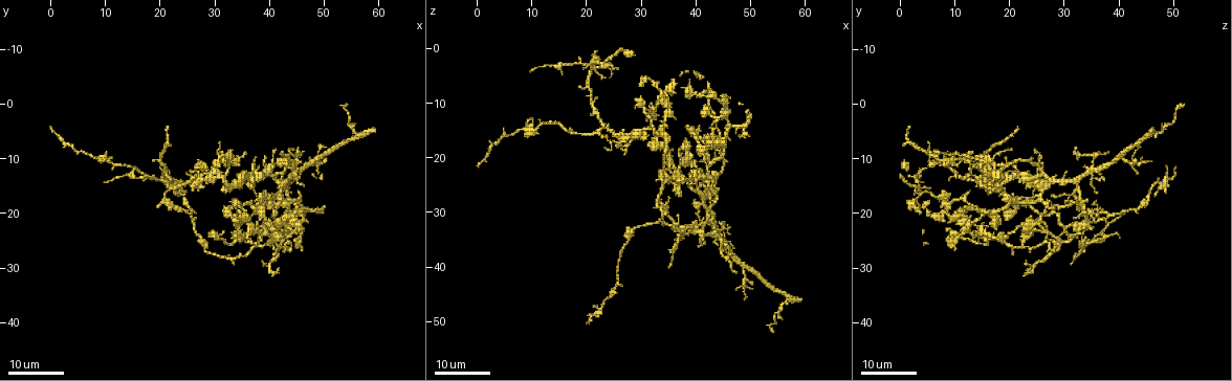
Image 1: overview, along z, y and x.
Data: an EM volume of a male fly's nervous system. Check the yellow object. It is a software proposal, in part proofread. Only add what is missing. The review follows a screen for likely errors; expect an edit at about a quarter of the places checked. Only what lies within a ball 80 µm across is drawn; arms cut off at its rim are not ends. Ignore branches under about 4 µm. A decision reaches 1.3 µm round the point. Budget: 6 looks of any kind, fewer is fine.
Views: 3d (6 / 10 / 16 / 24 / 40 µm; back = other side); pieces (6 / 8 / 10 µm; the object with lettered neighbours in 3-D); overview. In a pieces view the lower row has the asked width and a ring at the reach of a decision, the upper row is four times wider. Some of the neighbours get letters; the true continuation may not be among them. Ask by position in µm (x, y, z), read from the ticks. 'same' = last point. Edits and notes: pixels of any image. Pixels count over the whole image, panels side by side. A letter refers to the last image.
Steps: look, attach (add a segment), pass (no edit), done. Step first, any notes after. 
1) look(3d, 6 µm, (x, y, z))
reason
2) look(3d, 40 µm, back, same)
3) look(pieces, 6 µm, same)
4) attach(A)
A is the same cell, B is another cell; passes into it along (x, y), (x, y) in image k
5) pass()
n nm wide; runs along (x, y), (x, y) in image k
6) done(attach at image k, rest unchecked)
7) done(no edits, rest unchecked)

look(3d, 16 µm, (33.0, 18.0, 22.5))
branch stops here

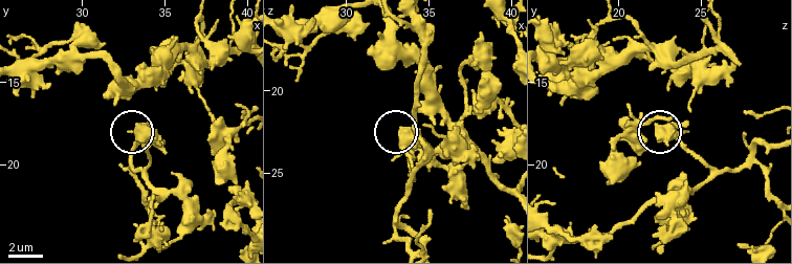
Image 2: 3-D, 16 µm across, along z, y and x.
look(pieces, 10 µm, (33.3, 17.7, 22.5))

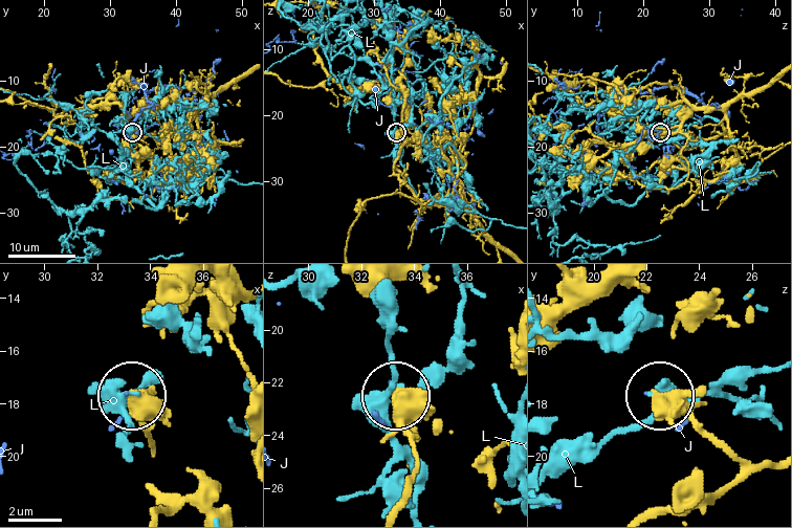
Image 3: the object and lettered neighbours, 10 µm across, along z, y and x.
pass()
J and L are other cells; runs along (411, 478), (415, 450), (395, 398) in image 3; none of them fits

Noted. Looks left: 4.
look(3d, 24 µm, (39.5, 21.0, 19.5))
an open end

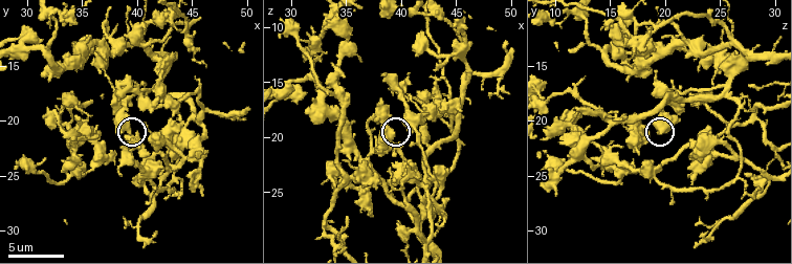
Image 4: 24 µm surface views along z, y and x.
look(pieces, 6 µm, (39.2, 21.0, 19.4))
see the neighbours

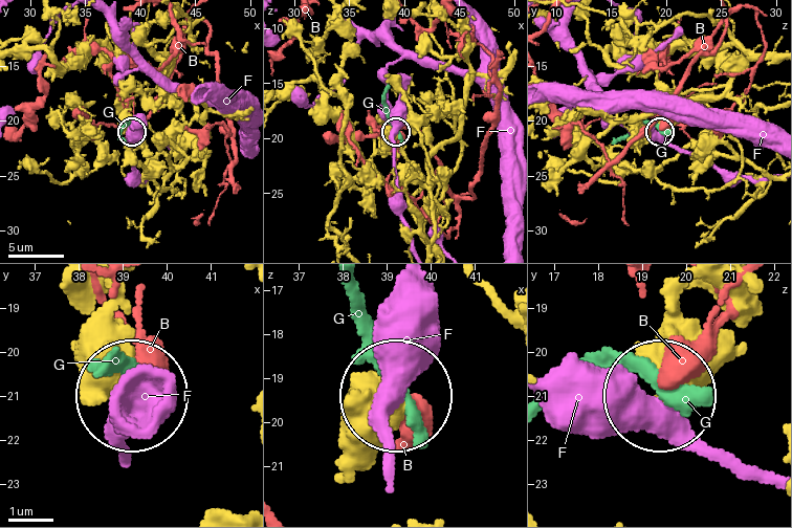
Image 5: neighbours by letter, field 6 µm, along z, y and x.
pass()
B, F and G are other cells; runs along (741, 283), (729, 328), (665, 392) in image 5; no lettered segment goes on from it

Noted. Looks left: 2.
look(pieces, 6 µm, (37.8, 14.2, 17.0))

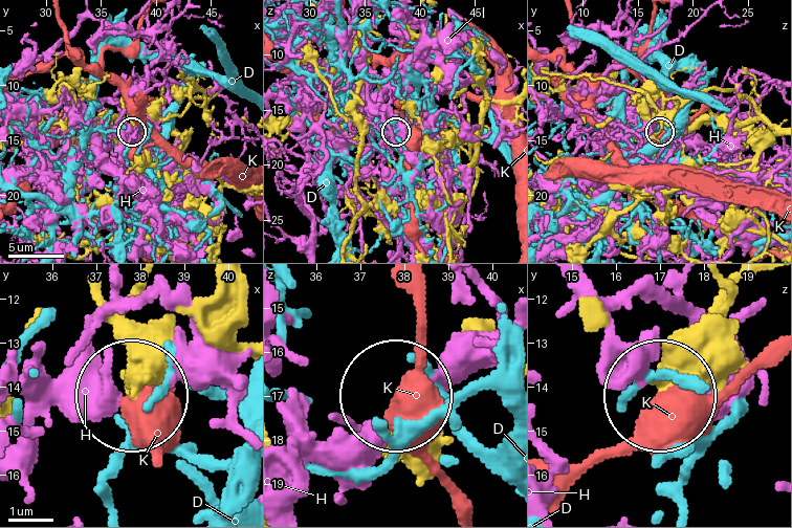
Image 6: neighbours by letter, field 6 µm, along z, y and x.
pass()
D, H and K are other cells; none of them fits

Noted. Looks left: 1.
done(no edits, rest unchecked)

